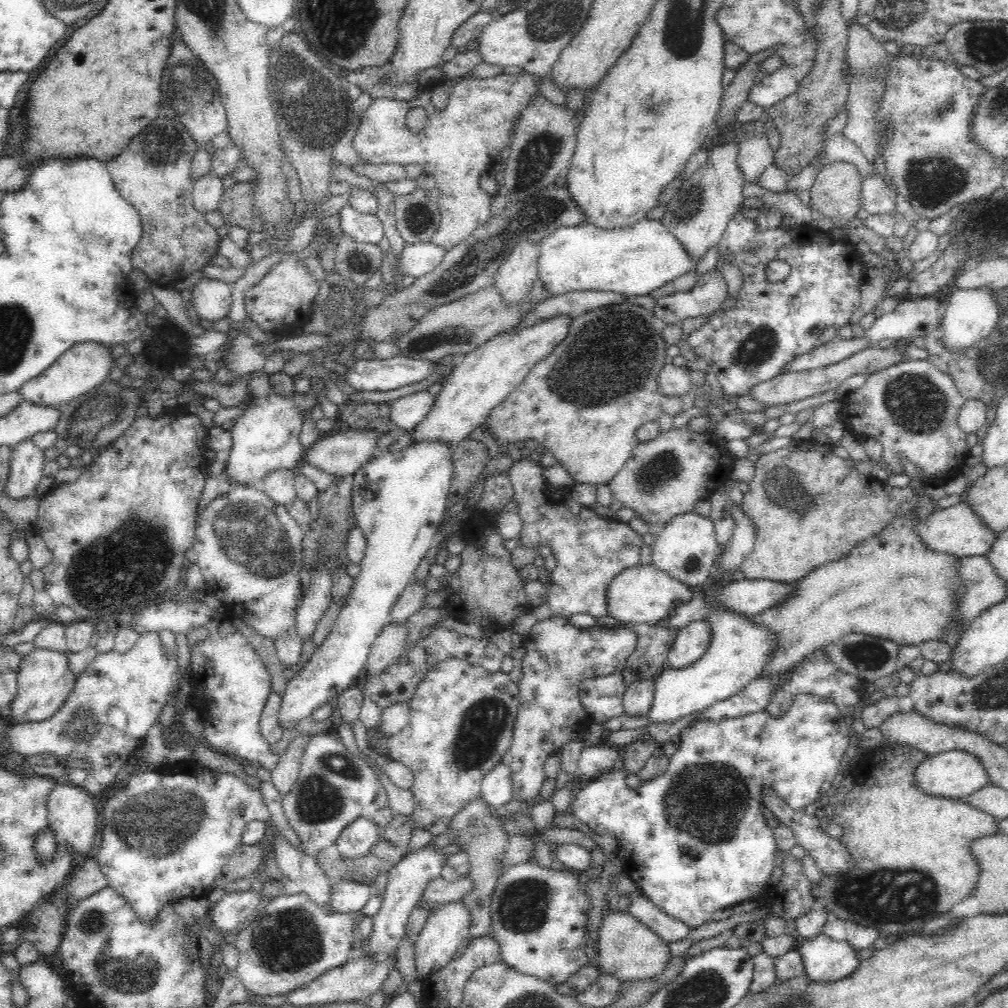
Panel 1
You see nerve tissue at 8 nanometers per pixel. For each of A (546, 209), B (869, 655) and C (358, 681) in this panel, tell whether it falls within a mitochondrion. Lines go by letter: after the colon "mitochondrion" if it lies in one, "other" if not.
A: mitochondrion
B: mitochondrion
C: other

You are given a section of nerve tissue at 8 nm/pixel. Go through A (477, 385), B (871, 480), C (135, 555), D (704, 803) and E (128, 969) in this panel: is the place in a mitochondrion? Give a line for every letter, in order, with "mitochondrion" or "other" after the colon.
A: other
B: other
C: mitochondrion
D: mitochondrion
E: mitochondrion

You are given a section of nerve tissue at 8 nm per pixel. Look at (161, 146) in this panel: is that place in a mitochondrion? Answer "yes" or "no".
yes

